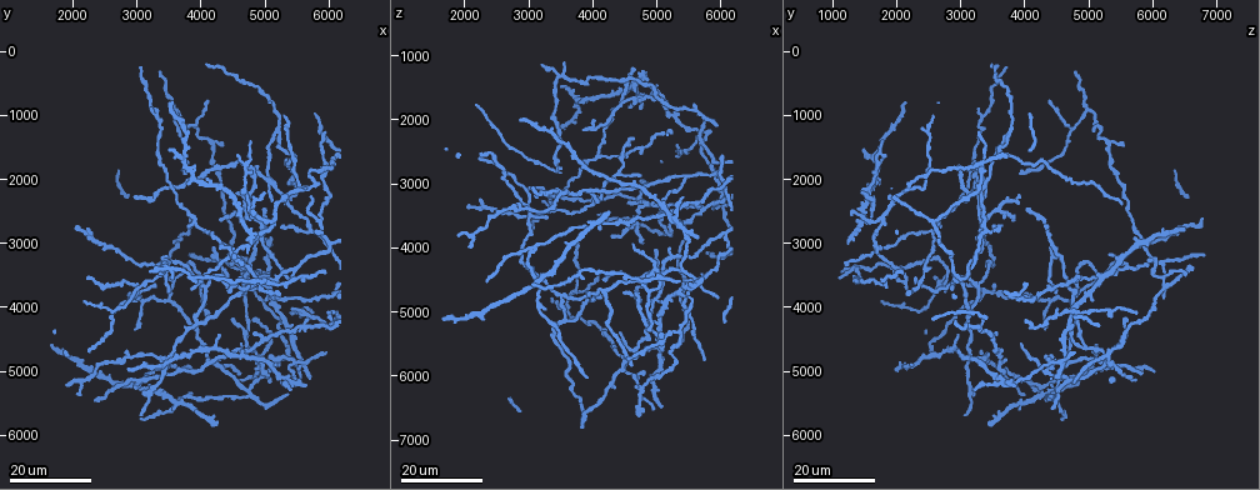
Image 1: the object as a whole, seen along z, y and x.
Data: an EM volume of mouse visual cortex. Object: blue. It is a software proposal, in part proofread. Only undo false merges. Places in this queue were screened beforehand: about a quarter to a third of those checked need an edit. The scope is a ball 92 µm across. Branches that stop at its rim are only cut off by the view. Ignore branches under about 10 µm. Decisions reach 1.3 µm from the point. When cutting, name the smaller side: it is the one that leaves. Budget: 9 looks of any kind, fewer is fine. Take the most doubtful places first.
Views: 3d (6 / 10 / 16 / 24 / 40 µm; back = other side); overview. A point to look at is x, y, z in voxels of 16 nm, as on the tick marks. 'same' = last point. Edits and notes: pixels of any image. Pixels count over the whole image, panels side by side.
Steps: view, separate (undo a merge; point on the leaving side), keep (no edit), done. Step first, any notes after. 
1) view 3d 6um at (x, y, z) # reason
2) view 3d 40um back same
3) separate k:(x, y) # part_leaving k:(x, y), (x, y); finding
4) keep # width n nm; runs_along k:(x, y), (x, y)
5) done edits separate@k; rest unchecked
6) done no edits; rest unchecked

view 3d 16um at (5850, 2650, 2600)

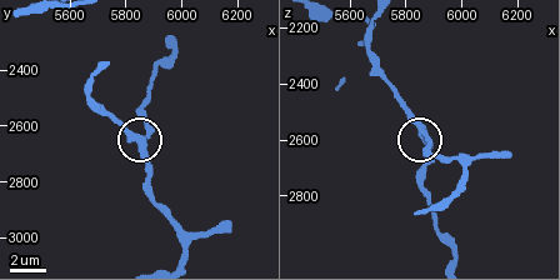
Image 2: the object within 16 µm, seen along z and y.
view 3d 6um same

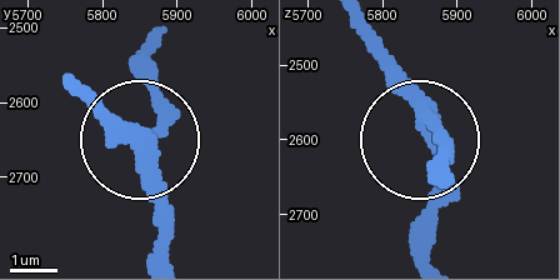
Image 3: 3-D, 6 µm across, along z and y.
keep # width 320 nm; one neuron here

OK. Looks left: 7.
view 3d 16um at (6100, 3800, 3800) # sharp bend

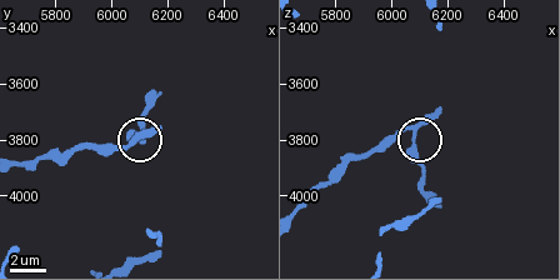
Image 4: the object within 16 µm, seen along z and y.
view 3d 6um at (6060, 3820, 3750)

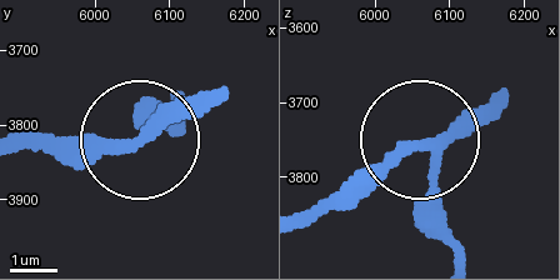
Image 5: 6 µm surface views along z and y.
keep # width 240 nm; runs_along 5:(310, 224), (418, 151), (454, 259); one neuron here

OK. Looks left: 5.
view 3d 24um at (4750, 5350, 4500) # four or more arms meet

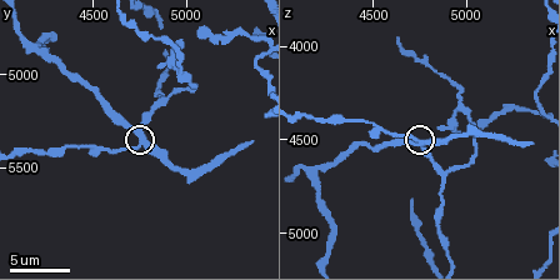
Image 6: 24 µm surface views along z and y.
view 3d 10um at (4740, 5300, 4520) # zoom in

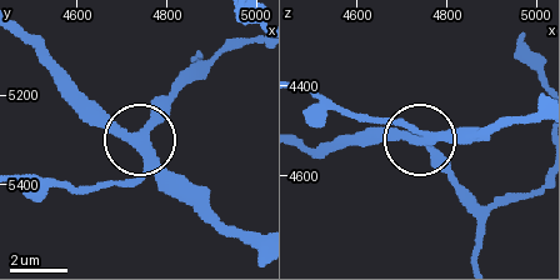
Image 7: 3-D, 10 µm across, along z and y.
keep # width 320 nm; runs_along 7:(475, 256), (480, 213), (473, 199), (415, 129), (381, 120); all the same neuron

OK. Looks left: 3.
view 3d 24um at (4050, 3650, 3250) # four-way junction

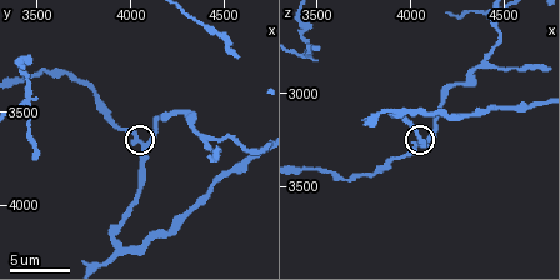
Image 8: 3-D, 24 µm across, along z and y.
view 3d 6um same

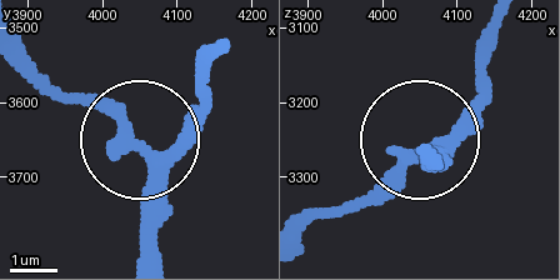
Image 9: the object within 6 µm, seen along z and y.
keep # arms 4; one neuron here

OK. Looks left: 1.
done no edits; rest unchecked

